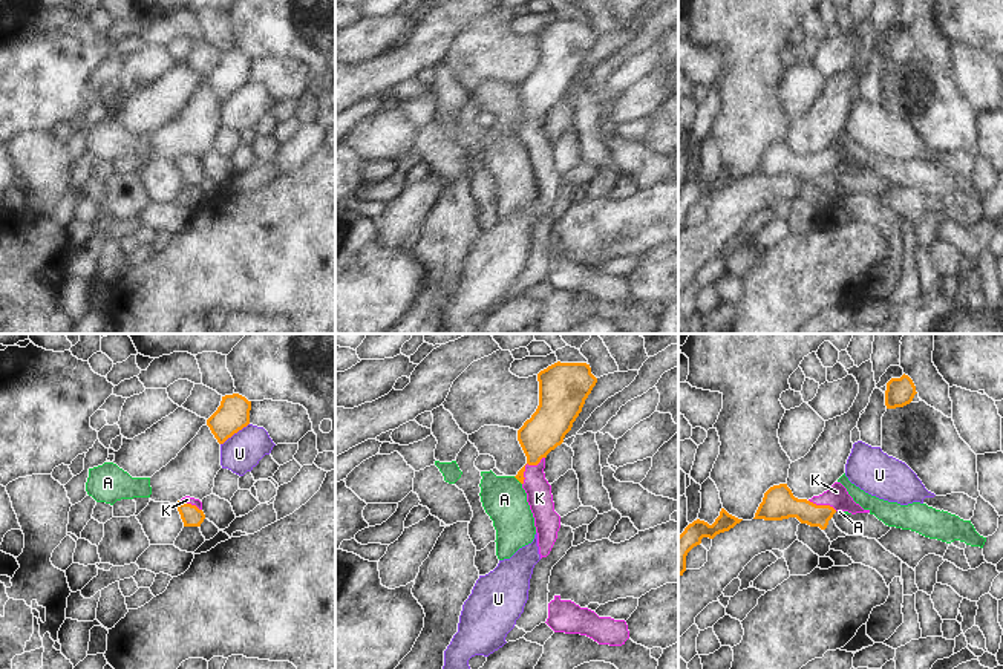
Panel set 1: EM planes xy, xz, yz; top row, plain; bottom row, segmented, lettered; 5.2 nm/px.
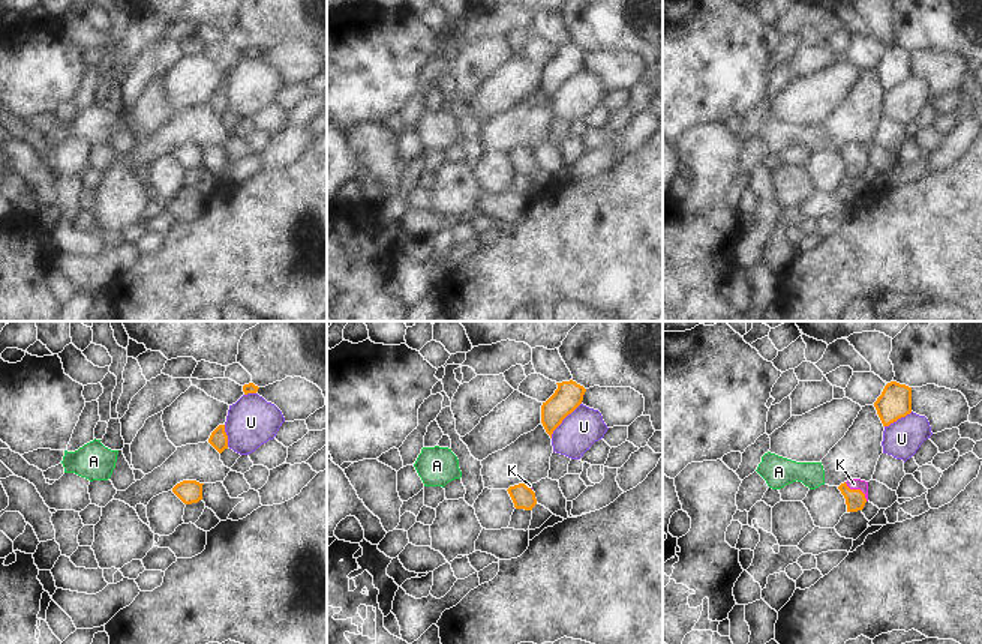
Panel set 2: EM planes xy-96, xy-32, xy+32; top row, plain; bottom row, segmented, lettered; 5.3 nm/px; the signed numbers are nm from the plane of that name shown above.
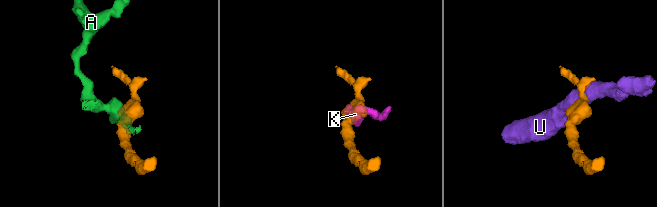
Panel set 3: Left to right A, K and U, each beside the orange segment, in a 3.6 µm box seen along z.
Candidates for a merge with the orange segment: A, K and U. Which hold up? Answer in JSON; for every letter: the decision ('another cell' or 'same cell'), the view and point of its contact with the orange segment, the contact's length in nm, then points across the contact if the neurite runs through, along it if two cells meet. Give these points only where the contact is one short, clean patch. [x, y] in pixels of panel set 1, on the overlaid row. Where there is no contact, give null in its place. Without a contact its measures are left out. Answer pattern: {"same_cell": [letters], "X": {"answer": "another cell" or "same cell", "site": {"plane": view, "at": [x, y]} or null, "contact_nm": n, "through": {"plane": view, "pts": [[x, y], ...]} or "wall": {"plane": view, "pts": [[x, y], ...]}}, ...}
{"same_cell": ["K"], "A": {"answer": "another cell", "site": {"plane": "xz", "at": [518, 479]}, "contact_nm": 60, "wall": {"plane": "xz", "pts": [[513, 476], [521, 484]]}}, "K": {"answer": "same cell", "site": {"plane": "xz", "at": [526, 464]}, "contact_nm": 190, "through": {"plane": "xz", "pts": [[547, 427], [526, 464], [532, 470], [539, 498]]}}, "U": {"answer": "another cell", "site": {"plane": "xy", "at": [235, 432]}, "contact_nm": 190, "wall": {"plane": "xy", "pts": [[248, 423], [221, 444]]}}}

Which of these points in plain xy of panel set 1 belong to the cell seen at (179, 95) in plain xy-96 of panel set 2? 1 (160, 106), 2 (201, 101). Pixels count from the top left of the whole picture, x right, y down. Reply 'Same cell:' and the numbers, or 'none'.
Same cell: 1

